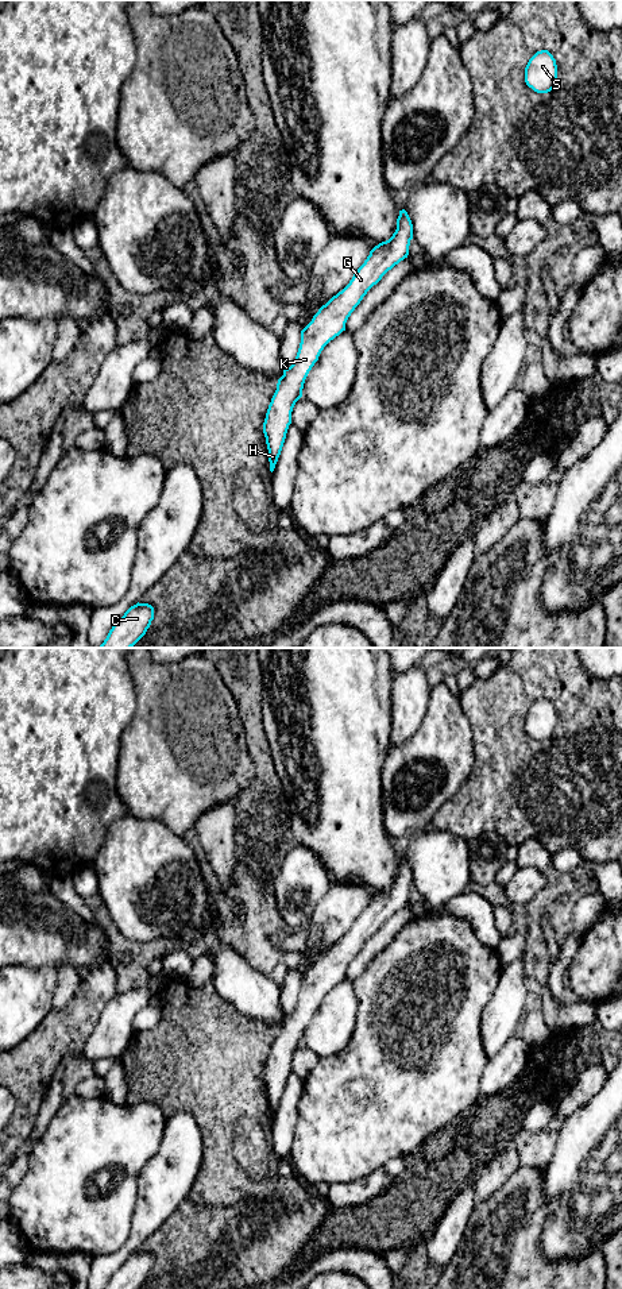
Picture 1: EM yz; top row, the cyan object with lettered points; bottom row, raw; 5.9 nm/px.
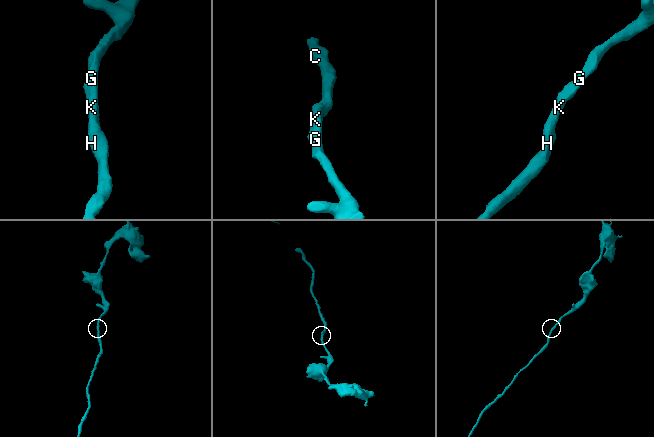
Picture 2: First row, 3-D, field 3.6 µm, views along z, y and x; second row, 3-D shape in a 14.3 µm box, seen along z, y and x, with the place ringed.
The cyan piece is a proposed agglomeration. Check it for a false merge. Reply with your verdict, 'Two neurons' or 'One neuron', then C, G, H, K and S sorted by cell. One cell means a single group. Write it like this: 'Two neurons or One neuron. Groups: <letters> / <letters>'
One neuron. Groups: C G H K S

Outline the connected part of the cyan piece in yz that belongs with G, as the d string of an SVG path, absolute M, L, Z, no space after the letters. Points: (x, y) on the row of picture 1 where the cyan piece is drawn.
M405 209L399 211L397 229L393 236L375 246L364 263L354 274L349 283L333 296L312 321L301 331L301 343L293 364L283 370L277 390L268 405L263 422L263 433L268 449L270 471L273 472L281 455L291 412L302 397L305 379L318 360L324 347L345 331L345 323L367 292L401 260L407 258L413 224Z

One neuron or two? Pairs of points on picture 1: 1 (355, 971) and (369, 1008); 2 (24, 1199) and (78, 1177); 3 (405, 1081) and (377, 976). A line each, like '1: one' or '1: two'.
1: two
2: one
3: one

